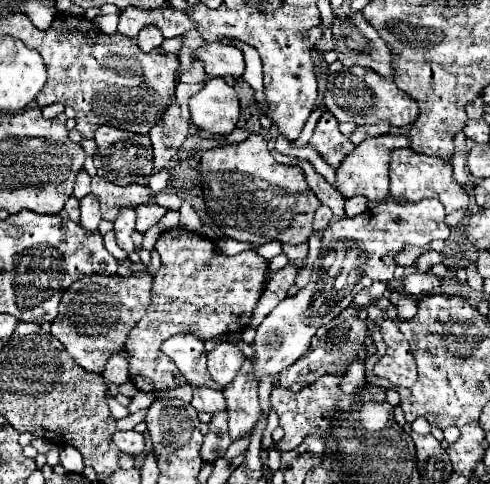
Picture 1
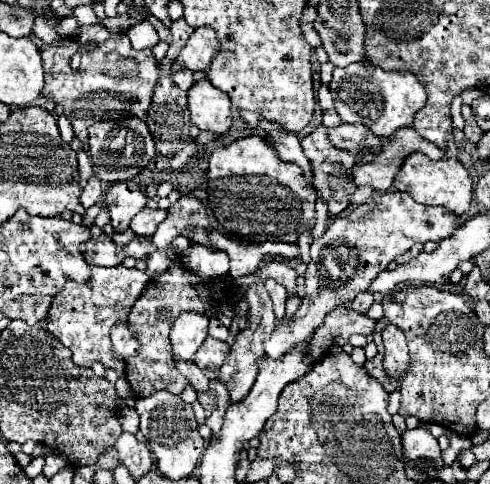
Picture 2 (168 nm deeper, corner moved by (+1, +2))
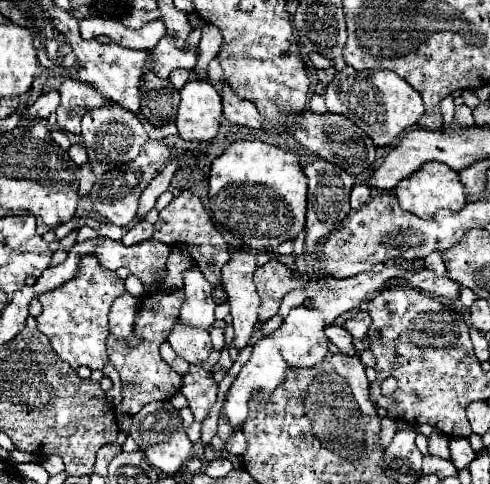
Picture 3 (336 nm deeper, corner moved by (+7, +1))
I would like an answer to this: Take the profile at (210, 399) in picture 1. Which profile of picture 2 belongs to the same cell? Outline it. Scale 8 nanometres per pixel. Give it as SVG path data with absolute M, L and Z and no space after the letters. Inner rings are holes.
M175 357L175 367L189 379L193 389L197 389L197 391L205 391L207 389L207 377L203 375L203 371L195 363Z

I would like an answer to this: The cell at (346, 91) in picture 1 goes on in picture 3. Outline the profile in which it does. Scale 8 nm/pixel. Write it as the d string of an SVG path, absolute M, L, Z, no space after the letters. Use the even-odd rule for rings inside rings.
M345 66L327 84L325 102L329 112L349 118L373 140L375 146L393 144L407 128L417 124L423 114L421 94L391 70L355 70Z

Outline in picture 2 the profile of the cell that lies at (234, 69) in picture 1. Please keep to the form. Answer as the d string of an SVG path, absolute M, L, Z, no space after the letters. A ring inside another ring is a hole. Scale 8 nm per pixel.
M199 27L189 39L187 45L181 49L177 59L173 61L171 69L191 69L191 71L205 71L211 63L211 57L217 51L215 31L211 27Z

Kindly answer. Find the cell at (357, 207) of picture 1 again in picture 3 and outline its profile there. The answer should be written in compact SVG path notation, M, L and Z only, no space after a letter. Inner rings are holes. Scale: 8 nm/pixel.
M357 183L353 186L350 194L350 206L353 210L358 210L363 204L371 200L371 190L367 183Z

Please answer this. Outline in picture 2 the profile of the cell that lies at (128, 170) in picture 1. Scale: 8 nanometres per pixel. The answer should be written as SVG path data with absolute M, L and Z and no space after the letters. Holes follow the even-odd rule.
M127 117L119 121L99 121L89 127L87 153L91 155L93 169L105 183L117 183L119 179L131 179L145 169L157 155L155 141L147 129L147 123L139 117Z

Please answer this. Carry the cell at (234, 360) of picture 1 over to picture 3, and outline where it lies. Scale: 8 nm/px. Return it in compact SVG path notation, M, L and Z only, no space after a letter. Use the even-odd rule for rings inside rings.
M175 324L167 342L173 346L177 356L185 358L191 366L203 366L213 352L211 338L207 330L201 328L189 328Z

